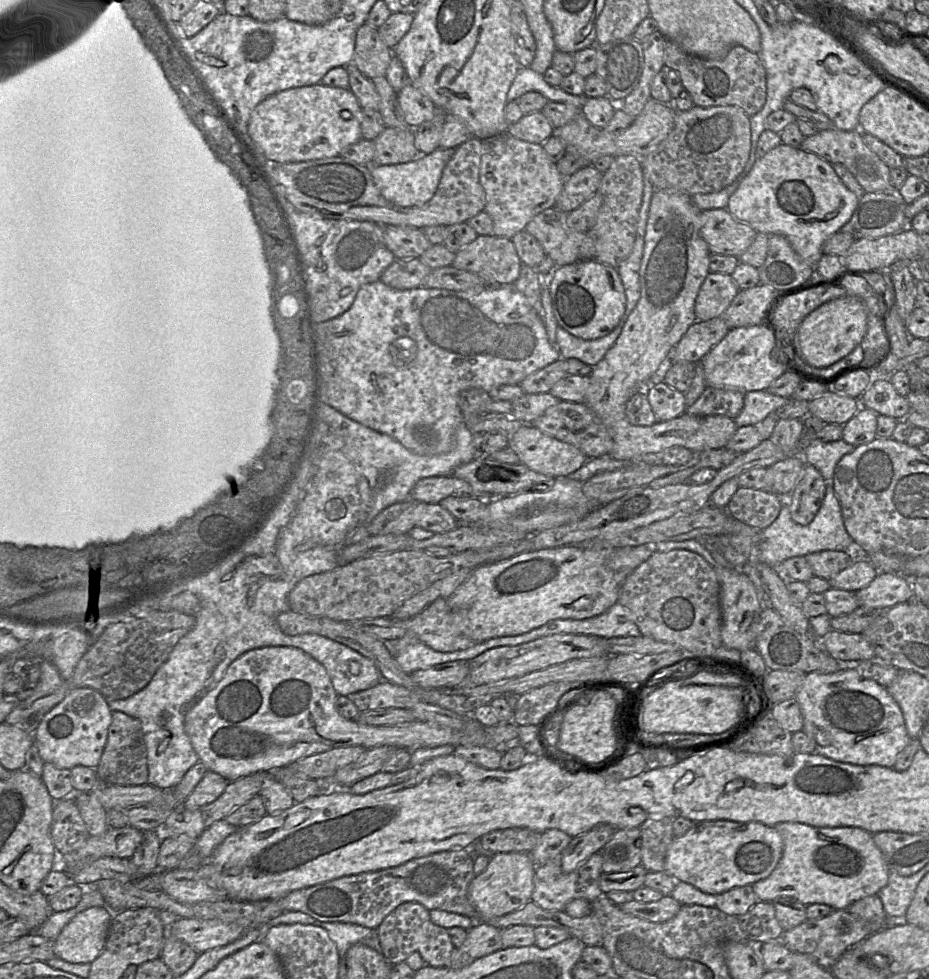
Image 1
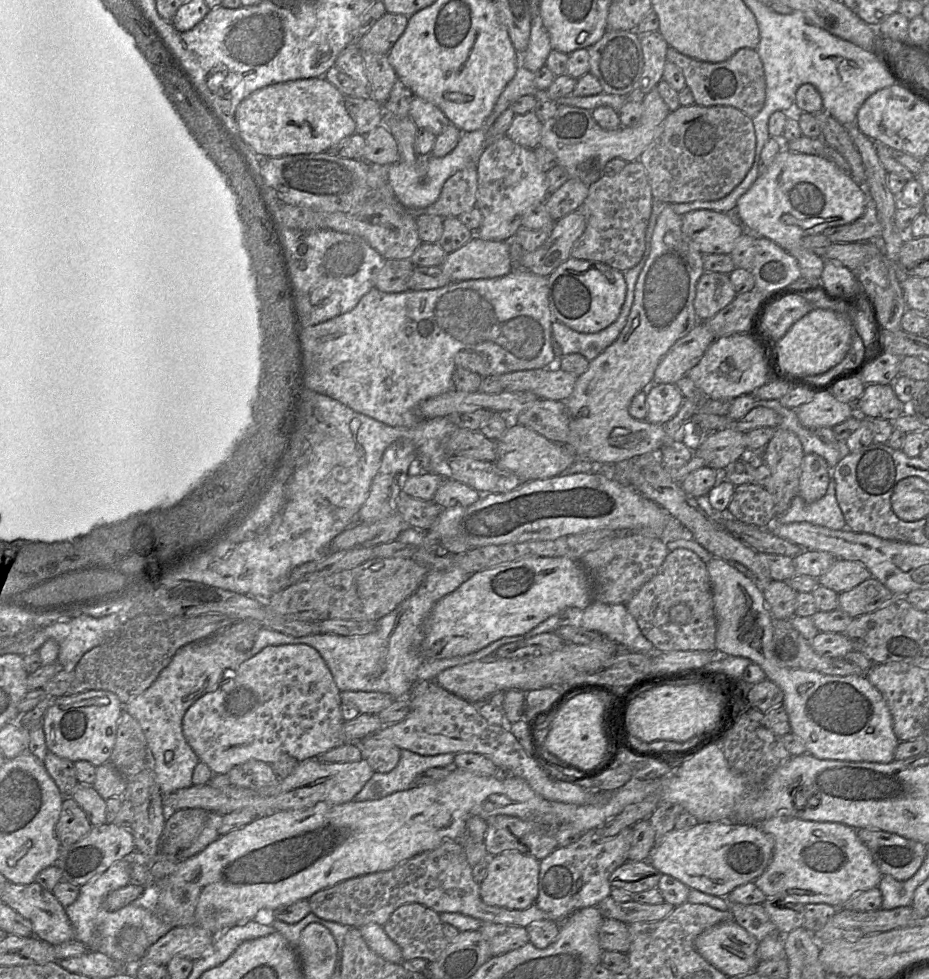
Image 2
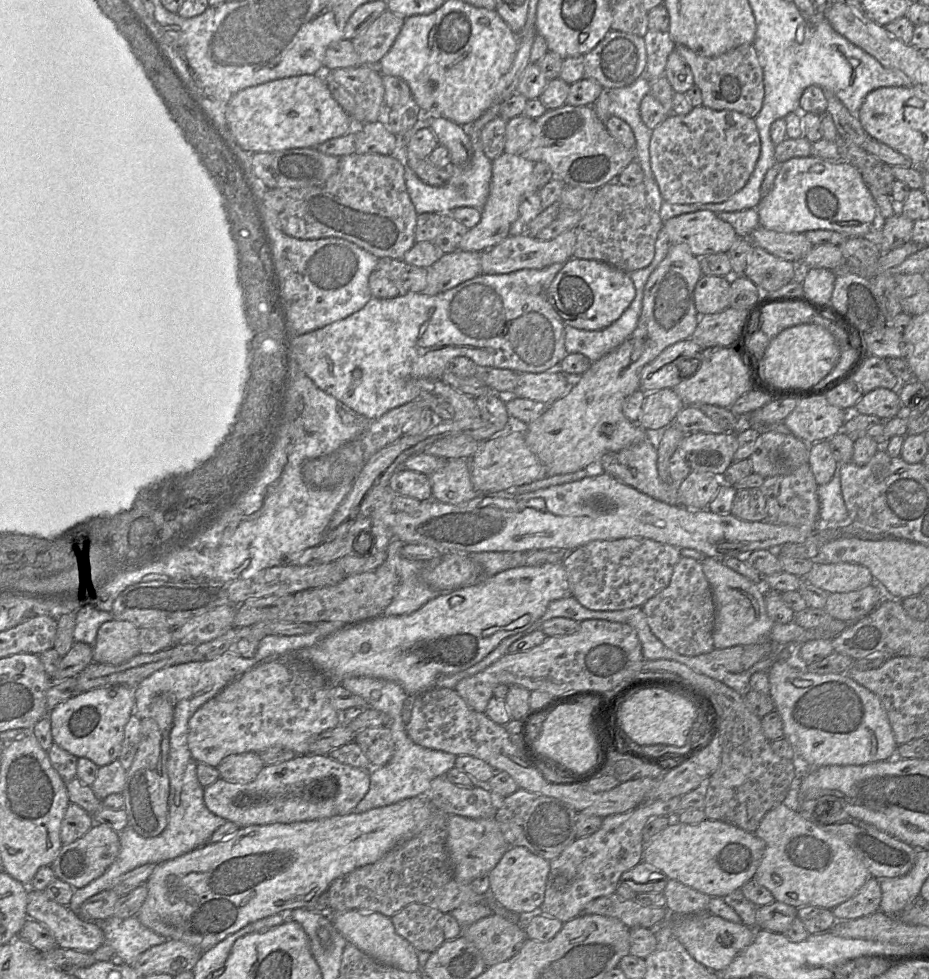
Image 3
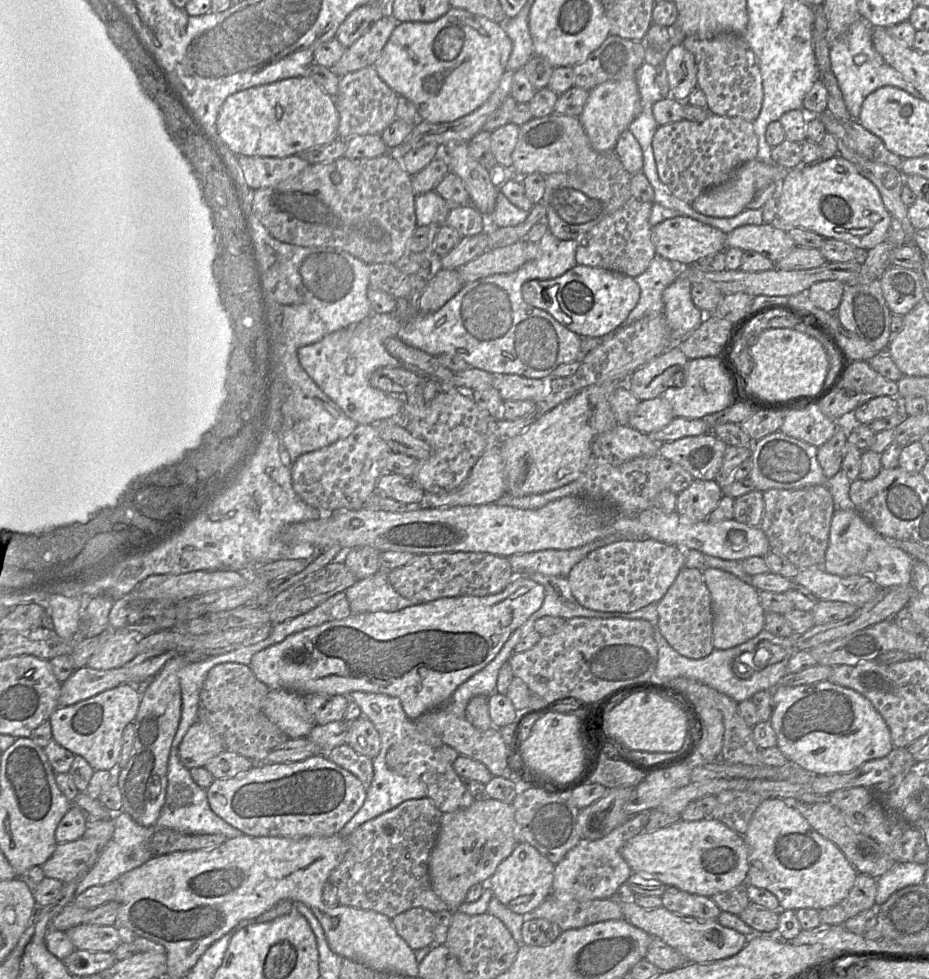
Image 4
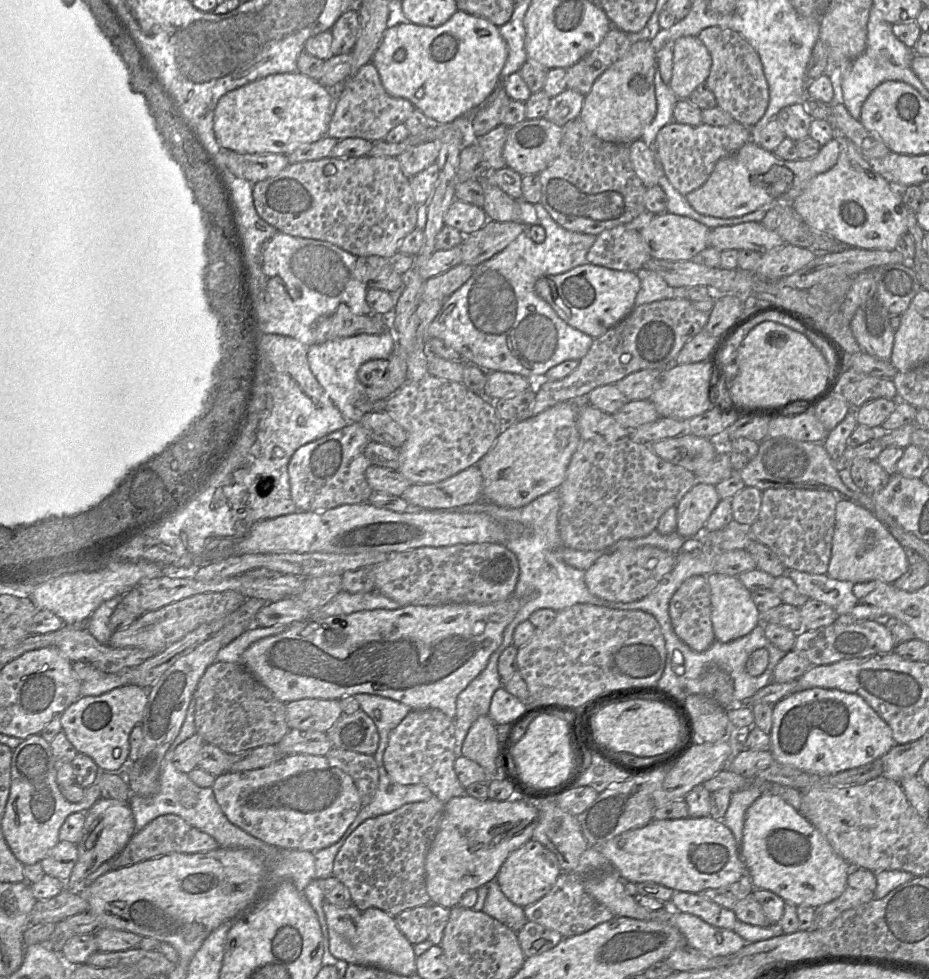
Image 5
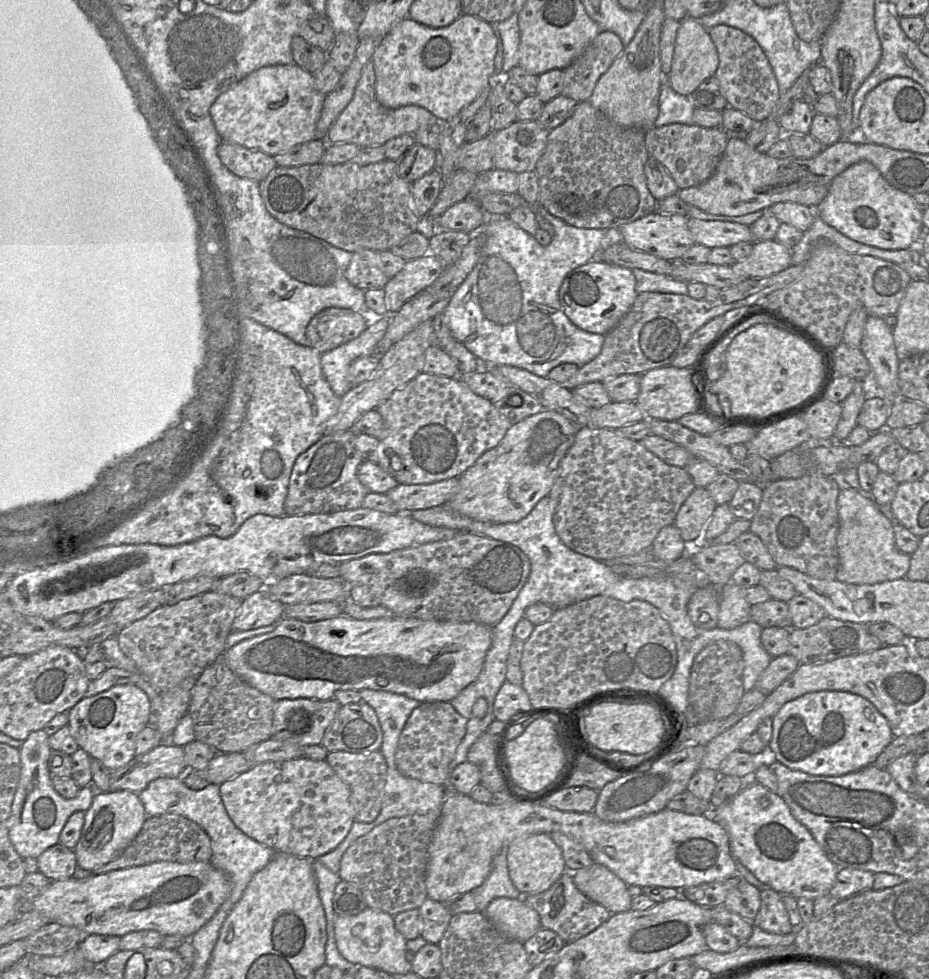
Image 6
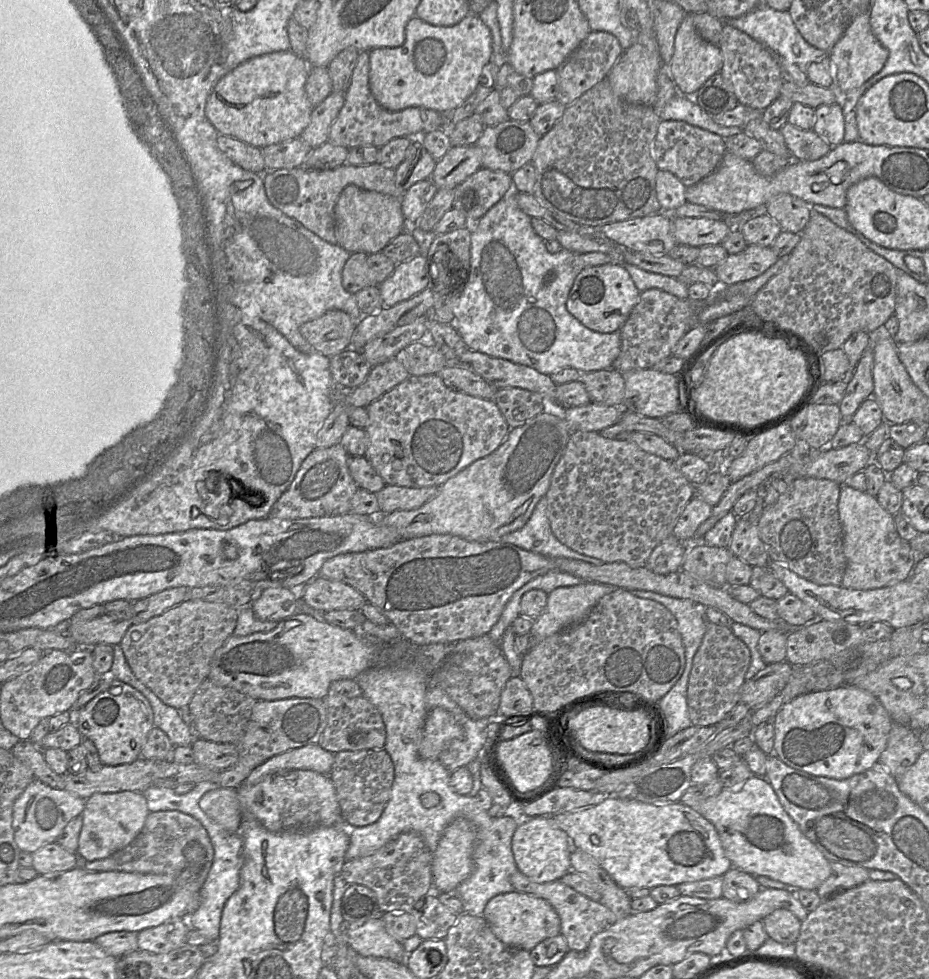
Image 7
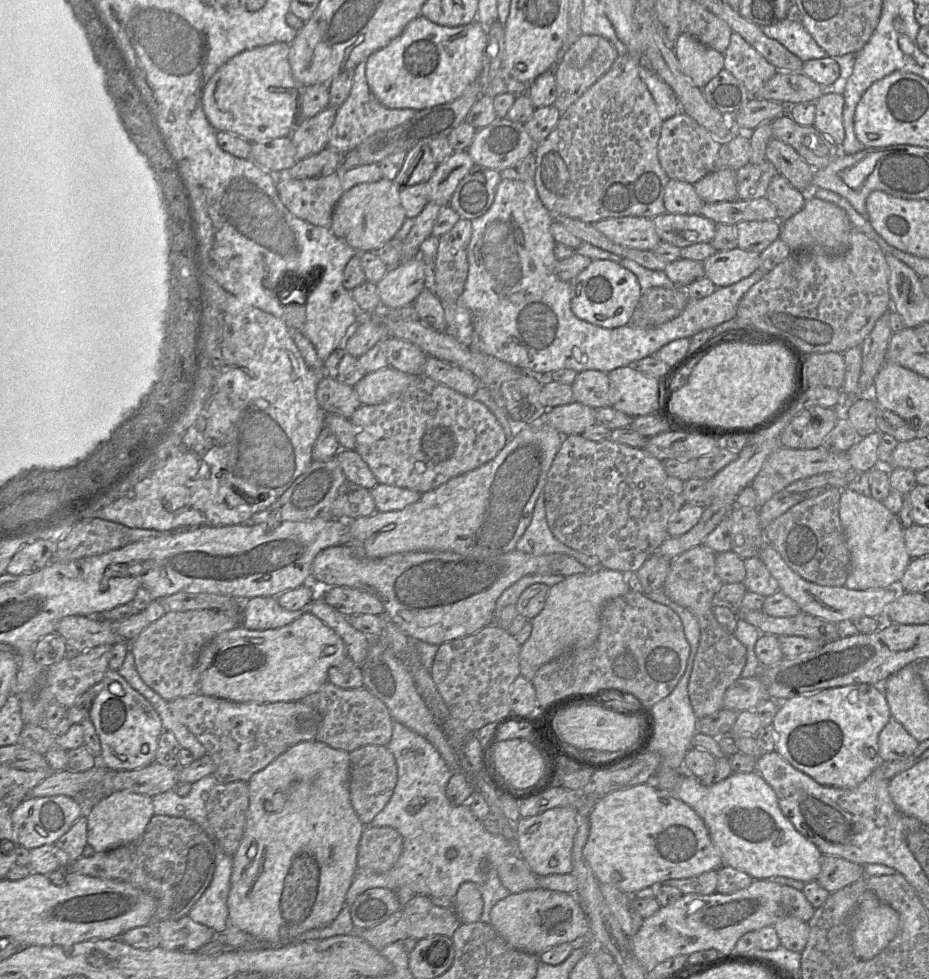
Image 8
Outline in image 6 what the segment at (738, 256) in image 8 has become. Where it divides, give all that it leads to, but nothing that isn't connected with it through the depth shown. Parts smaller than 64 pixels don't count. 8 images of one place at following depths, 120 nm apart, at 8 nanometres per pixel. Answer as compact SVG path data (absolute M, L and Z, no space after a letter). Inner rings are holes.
M776 240L755 241L751 254L735 261L731 268L746 278L764 278L787 269L791 265L791 249Z

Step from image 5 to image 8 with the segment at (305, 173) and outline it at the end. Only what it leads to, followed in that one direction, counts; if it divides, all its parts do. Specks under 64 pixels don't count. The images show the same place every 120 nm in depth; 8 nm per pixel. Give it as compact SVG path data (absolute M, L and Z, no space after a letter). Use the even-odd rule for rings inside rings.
M364 164L345 172L333 172L317 178L284 179L276 178L276 190L283 205L296 217L330 229L332 213L340 197L360 183L377 182L383 178L379 164Z

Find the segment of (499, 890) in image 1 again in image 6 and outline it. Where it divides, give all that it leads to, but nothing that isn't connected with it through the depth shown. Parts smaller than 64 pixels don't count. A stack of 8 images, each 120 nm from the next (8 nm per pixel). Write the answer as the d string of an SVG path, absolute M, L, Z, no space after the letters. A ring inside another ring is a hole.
M536 833L516 838L508 845L507 866L513 885L522 895L547 891L566 871L562 852L549 833Z

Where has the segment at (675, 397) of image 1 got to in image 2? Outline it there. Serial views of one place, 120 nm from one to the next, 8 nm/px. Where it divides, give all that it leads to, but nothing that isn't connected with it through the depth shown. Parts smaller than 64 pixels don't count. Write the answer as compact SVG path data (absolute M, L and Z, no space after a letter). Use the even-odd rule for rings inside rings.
M653 384L644 391L648 406L646 420L654 424L666 424L678 413L685 401L675 384Z

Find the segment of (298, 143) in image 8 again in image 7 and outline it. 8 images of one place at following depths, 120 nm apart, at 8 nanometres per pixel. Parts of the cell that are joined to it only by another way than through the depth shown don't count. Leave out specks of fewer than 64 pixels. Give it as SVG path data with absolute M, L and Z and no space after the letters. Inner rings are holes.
M332 91L320 104L315 106L310 122L299 136L312 148L317 148L329 140L330 126L343 107L345 92Z

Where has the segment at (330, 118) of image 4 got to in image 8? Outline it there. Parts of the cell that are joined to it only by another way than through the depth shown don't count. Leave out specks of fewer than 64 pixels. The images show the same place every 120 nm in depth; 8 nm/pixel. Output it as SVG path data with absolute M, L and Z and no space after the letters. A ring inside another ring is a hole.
M277 42L243 51L226 61L212 75L203 88L202 107L208 122L216 131L240 136L248 142L260 142L288 136L300 120L303 88L293 74L289 63L290 44Z

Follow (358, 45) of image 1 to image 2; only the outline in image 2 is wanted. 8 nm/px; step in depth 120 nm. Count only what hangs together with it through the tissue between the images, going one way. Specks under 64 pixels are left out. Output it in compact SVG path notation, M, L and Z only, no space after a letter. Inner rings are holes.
M362 51L362 57L370 81L370 98L384 105L398 80L395 70L390 65L387 55Z

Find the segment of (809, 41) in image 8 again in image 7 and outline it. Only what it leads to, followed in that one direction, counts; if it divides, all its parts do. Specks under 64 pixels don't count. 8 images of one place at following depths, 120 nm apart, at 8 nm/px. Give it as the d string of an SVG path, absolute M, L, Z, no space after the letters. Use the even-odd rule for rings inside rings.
M760 4L752 11L740 17L725 20L724 23L746 33L751 38L760 42L770 52L779 55L782 59L800 68L806 68L809 64L820 61L828 56L828 53L810 45L802 37L788 11L777 11L765 4Z

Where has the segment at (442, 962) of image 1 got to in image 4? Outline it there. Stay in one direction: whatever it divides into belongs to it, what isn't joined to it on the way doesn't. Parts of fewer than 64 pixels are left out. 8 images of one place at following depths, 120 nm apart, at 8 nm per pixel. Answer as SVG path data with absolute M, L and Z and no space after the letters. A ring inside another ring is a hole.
M416 907L400 913L392 919L398 935L414 951L433 946L435 914L422 907Z

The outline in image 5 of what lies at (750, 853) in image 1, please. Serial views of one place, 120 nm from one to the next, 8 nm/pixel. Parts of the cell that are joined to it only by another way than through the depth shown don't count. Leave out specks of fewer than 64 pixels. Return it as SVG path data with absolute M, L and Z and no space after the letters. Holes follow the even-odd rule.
M710 816L652 819L637 829L623 832L599 846L623 881L655 882L674 891L699 893L738 881L746 866L739 846L722 820Z

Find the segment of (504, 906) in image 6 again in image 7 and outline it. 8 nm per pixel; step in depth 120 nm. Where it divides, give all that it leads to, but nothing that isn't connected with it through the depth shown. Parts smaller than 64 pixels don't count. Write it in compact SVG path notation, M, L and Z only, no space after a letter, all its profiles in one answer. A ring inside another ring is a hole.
M513 891L499 894L488 901L483 916L494 935L505 945L528 951L546 938L560 934L560 918L544 899Z

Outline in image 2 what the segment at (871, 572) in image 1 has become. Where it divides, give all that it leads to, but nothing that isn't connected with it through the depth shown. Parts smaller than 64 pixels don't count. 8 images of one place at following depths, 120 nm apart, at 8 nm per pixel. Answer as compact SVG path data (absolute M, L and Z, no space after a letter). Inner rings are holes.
M837 559L817 580L819 585L839 594L853 589L871 577L870 571L862 563Z

